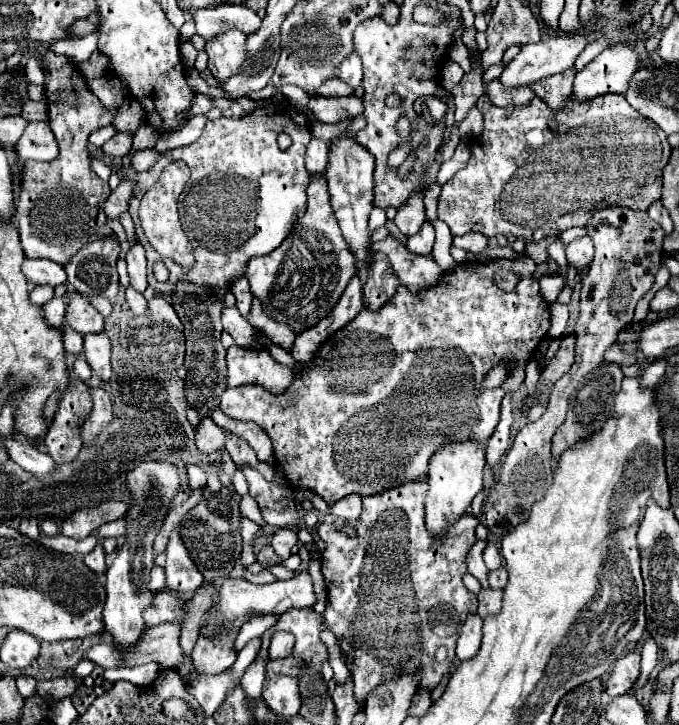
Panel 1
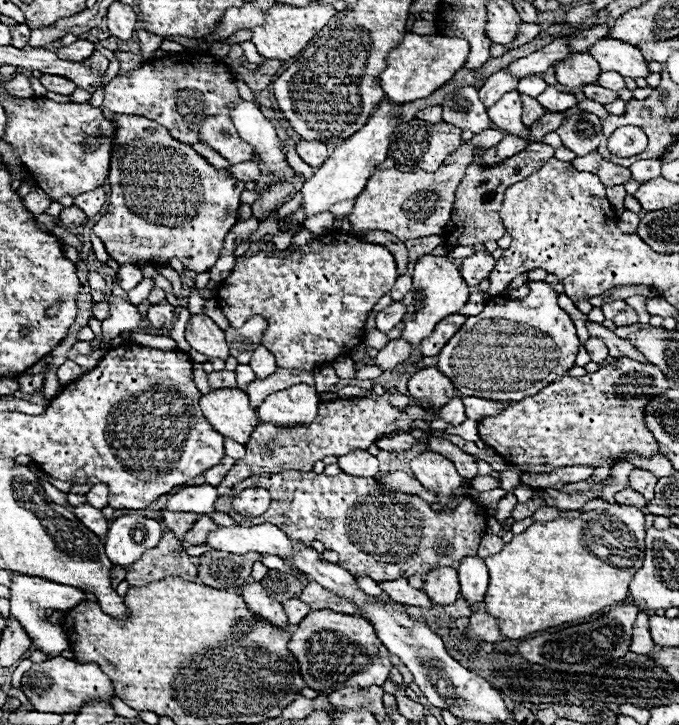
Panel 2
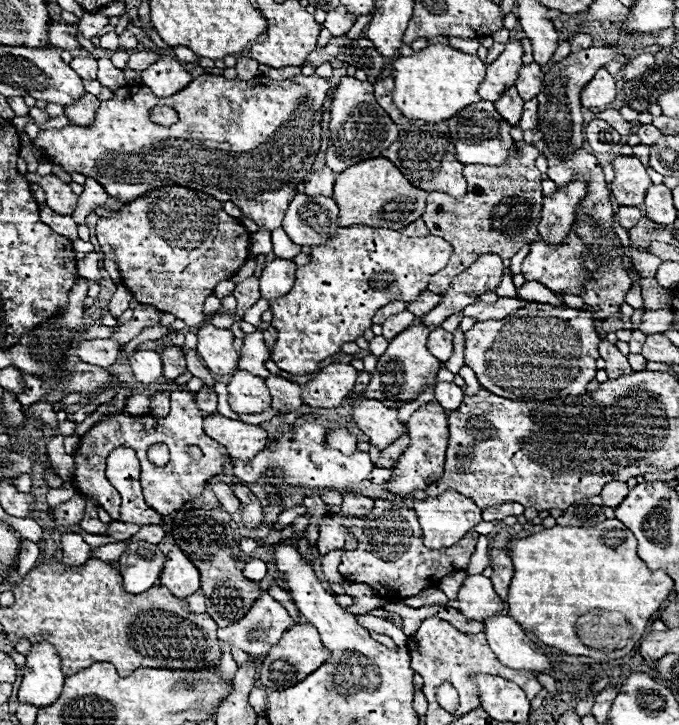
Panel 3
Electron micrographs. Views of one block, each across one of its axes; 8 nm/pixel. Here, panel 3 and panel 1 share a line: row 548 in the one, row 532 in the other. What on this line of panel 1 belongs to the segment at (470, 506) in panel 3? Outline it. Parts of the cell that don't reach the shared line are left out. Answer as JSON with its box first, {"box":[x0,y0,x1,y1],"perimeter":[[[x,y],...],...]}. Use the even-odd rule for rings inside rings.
{"box":[426,438,486,534],"perimeter":[[[470,438],[462,442],[450,442],[444,448],[438,448],[428,464],[428,484],[430,490],[426,494],[426,522],[432,534],[440,534],[446,530],[468,506],[472,498],[482,490],[482,474],[486,466],[486,452],[484,446]]]}

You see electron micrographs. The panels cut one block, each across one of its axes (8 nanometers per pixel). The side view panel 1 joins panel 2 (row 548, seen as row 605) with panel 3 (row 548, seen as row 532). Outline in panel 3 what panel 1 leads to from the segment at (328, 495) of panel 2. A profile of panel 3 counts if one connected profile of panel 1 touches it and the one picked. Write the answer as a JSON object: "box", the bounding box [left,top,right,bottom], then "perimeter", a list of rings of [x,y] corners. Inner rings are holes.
{"box":[318,498,478,598],"perimeter":[[[376,498],[374,508],[368,516],[360,516],[360,518],[350,518],[350,516],[344,518],[340,514],[324,516],[324,520],[320,520],[318,550],[322,556],[334,550],[344,550],[338,570],[346,580],[356,584],[364,582],[384,598],[408,598],[408,596],[416,596],[424,588],[430,588],[422,584],[438,584],[440,578],[446,576],[446,574],[436,574],[440,568],[464,570],[476,548],[478,532],[472,530],[468,532],[468,536],[464,536],[464,540],[456,542],[452,548],[442,548],[442,550],[430,550],[424,546],[422,540],[424,540],[422,530],[412,508],[390,502],[386,498]],[[344,528],[352,530],[352,534],[356,536],[358,540],[356,550],[344,550]]]}

